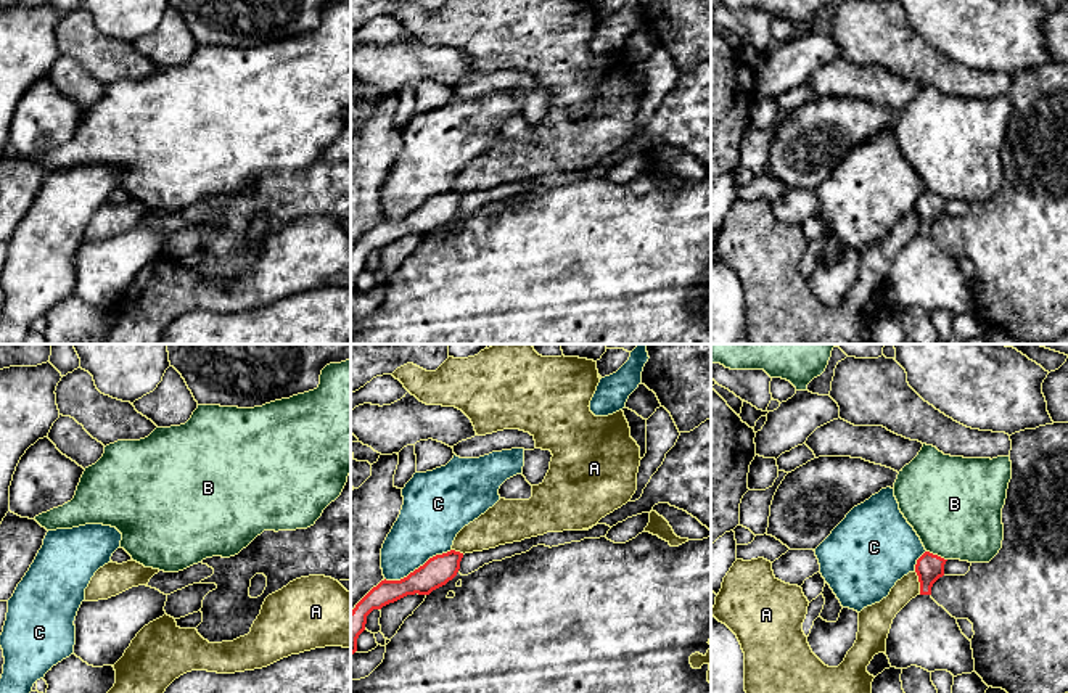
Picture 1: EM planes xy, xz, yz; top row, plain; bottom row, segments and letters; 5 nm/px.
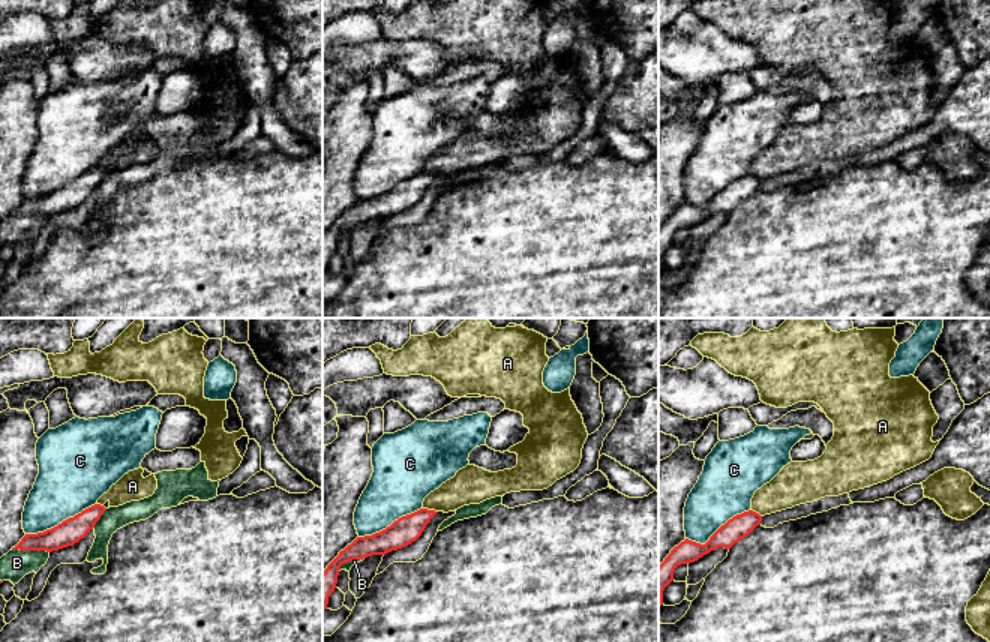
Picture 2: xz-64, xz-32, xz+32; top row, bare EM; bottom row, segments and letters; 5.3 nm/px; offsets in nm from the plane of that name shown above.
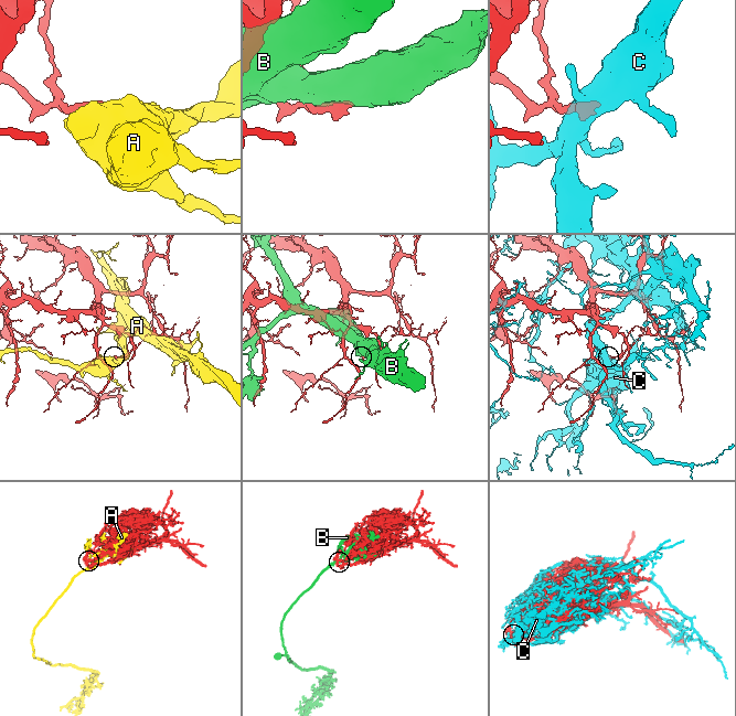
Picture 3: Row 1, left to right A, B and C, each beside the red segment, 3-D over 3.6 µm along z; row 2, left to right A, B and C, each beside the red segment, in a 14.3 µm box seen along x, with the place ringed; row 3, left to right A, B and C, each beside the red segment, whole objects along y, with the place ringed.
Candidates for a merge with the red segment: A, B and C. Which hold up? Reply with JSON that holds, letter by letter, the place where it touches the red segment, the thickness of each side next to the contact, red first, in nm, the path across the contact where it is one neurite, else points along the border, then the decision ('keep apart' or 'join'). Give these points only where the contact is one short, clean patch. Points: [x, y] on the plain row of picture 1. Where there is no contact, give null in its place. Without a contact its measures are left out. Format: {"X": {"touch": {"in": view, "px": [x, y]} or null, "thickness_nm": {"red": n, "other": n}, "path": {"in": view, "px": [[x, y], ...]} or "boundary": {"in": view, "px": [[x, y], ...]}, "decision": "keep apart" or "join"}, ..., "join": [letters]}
{"A": {"touch": {"in": "yz", "px": [919, 221]}, "thickness_nm": {"red": 140, "other": 120}, "decision": "keep apart"}, "B": {"touch": {"in": "yz", "px": [936, 195]}, "thickness_nm": {"red": 140, "other": 460}, "decision": "keep apart"}, "C": {"touch": {"in": "xz", "px": [418, 208]}, "thickness_nm": {"red": 150, "other": 300}, "decision": "keep apart"}, "join": []}

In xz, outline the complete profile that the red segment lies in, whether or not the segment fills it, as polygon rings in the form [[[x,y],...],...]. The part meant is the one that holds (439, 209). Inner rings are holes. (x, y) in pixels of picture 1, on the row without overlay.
[[[450,190],[429,198],[400,220],[384,219],[373,227],[351,251],[351,294],[357,291],[357,278],[365,270],[367,256],[373,249],[381,249],[407,235],[429,235],[457,215],[462,198],[463,193]]]

